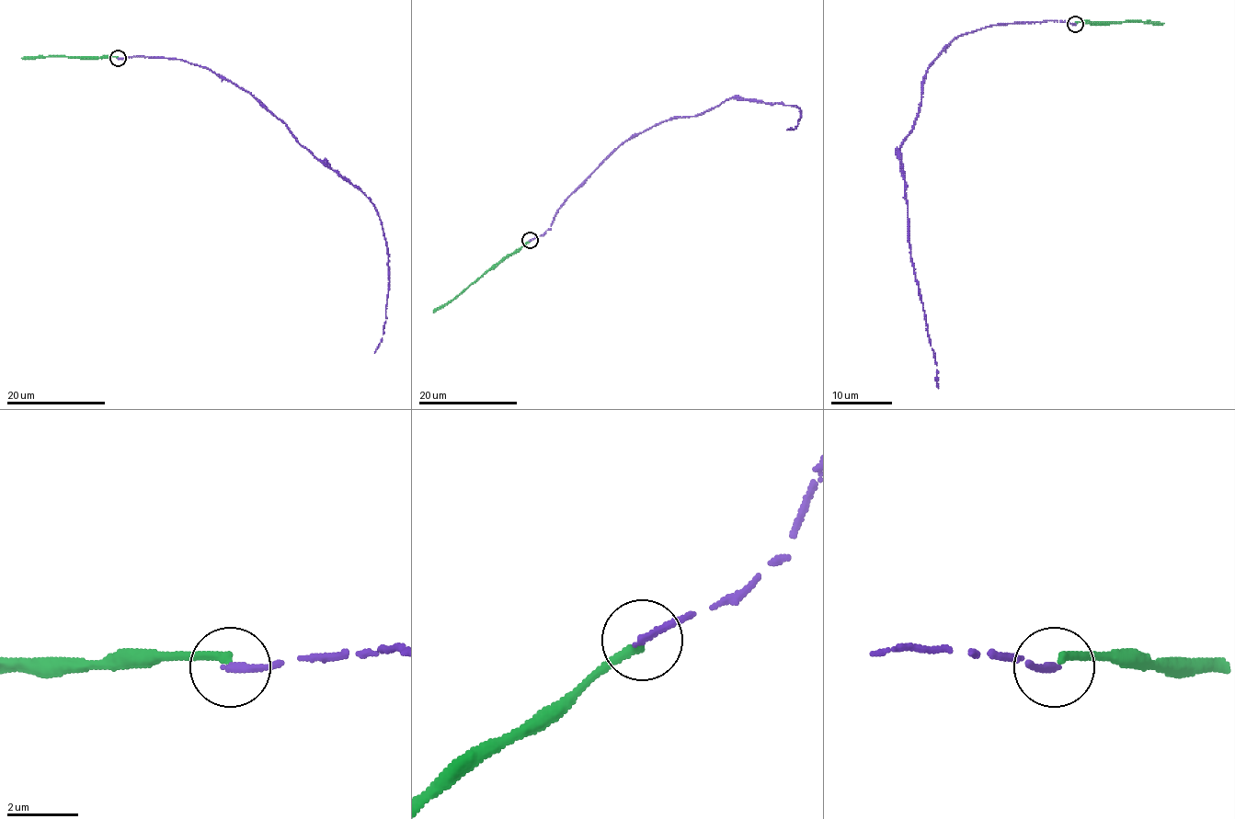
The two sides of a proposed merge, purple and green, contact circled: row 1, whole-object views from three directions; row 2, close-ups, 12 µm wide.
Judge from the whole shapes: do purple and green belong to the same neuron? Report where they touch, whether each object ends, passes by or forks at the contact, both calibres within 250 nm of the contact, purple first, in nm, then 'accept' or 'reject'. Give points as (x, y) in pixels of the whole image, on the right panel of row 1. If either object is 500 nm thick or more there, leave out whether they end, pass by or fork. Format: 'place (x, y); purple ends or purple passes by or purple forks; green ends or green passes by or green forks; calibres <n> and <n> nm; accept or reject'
place (1075, 24); purple ends; green ends; calibres 190 and 240 nm; reject

